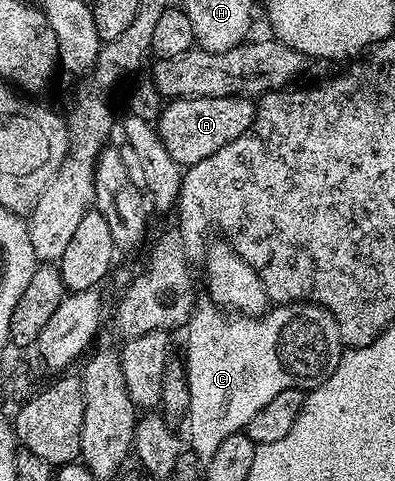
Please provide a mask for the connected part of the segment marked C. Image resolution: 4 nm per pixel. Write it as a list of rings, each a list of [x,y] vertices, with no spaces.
[[[300,301],[277,303],[272,307],[266,308],[265,312],[260,315],[230,315],[224,308],[218,307],[213,303],[208,304],[209,305],[198,304],[196,308],[194,308],[193,315],[190,317],[187,326],[189,338],[185,341],[185,355],[183,355],[186,385],[190,391],[190,399],[187,402],[188,412],[183,418],[183,425],[189,428],[189,437],[187,433],[188,448],[202,463],[209,462],[211,455],[215,455],[215,450],[219,447],[219,443],[223,443],[223,439],[227,439],[227,435],[242,432],[245,425],[249,423],[255,415],[259,415],[259,411],[263,411],[263,407],[267,403],[271,403],[271,399],[275,399],[275,395],[279,395],[279,391],[287,391],[288,389],[308,391],[314,389],[317,385],[322,385],[335,371],[335,367],[339,363],[343,352],[343,342],[339,335],[339,327],[335,323],[335,319],[323,306],[316,303],[302,303]]]

